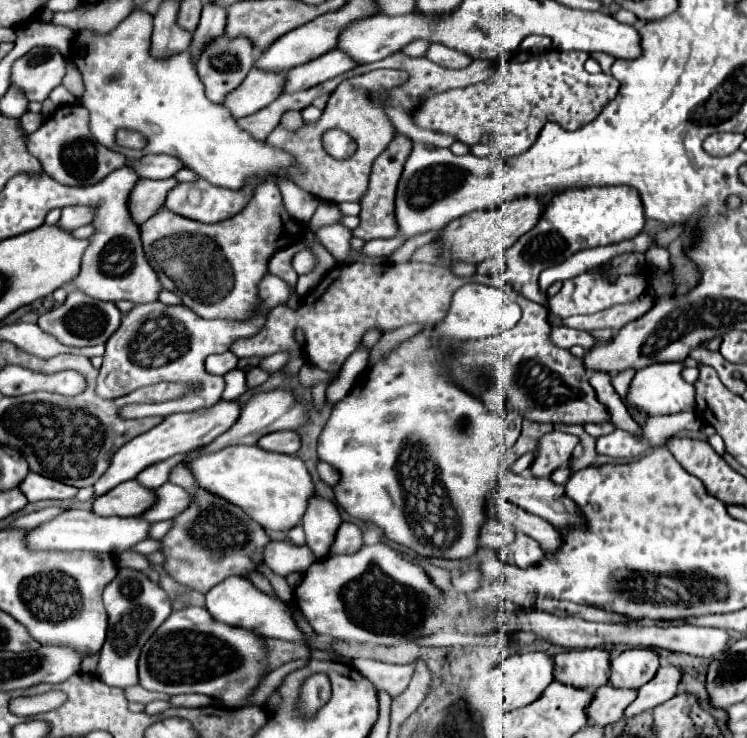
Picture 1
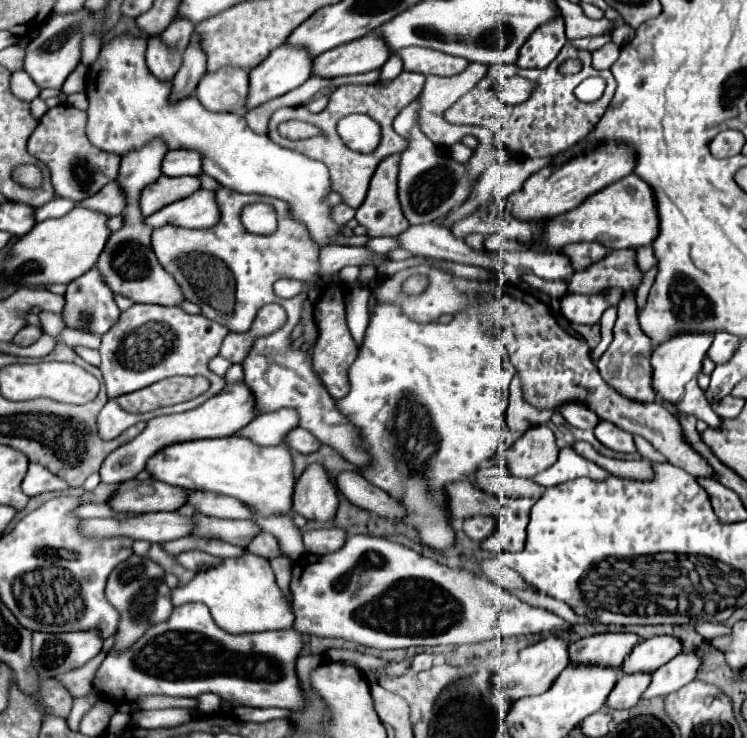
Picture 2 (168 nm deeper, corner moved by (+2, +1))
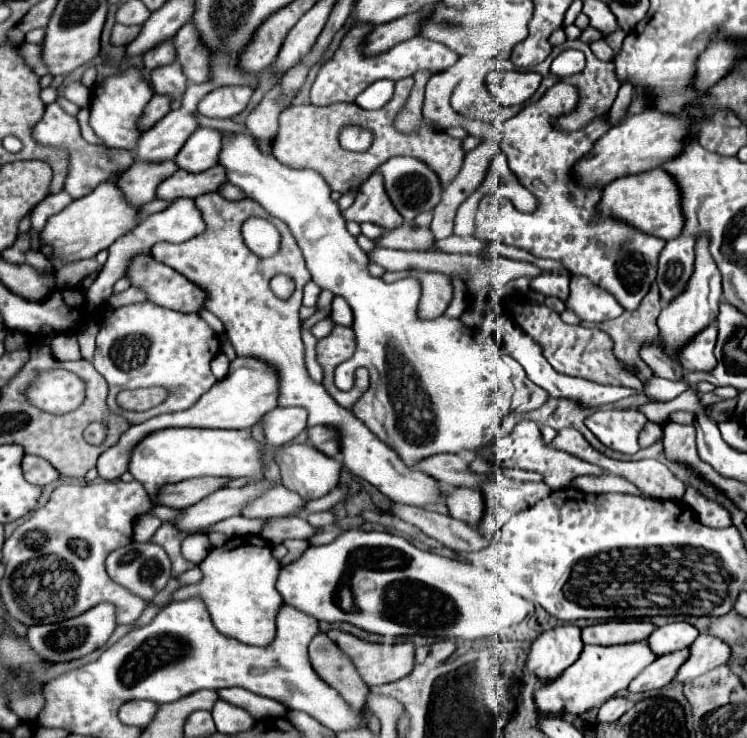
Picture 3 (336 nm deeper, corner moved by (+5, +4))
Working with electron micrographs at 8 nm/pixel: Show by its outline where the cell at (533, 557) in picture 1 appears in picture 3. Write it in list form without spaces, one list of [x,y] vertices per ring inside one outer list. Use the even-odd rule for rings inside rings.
[[[497,472],[491,480],[487,480],[483,486],[485,496],[485,516],[479,524],[479,530],[483,536],[493,538],[503,524],[517,512],[533,506],[537,500],[547,496],[551,488],[541,482],[517,482],[511,478],[505,478],[501,472]]]

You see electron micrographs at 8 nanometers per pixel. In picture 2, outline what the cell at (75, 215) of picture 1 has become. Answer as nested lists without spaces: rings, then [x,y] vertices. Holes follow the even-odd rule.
[[[110,181],[96,195],[92,195],[90,199],[80,201],[78,205],[80,207],[90,207],[90,209],[106,213],[106,215],[122,215],[124,207],[126,207],[126,195],[124,195],[120,183]]]

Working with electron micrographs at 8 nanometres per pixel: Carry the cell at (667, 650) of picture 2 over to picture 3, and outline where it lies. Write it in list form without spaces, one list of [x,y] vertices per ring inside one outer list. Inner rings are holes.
[[[675,622],[675,624],[655,628],[655,632],[647,638],[647,644],[651,652],[655,652],[655,656],[663,656],[669,652],[689,648],[697,636],[699,632],[691,624]]]

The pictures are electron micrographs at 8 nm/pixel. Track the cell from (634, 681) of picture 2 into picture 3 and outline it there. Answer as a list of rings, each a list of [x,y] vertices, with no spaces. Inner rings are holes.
[[[679,650],[679,652],[671,652],[671,654],[665,654],[665,656],[659,656],[639,676],[635,676],[635,680],[631,680],[631,684],[627,686],[627,692],[631,692],[631,694],[649,692],[649,690],[657,690],[657,688],[669,684],[671,678],[675,676],[677,666],[685,658],[687,658],[687,650]]]

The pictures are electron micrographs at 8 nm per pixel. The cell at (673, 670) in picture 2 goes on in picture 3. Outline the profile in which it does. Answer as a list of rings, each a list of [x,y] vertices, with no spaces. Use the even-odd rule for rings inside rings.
[[[699,636],[689,646],[687,660],[679,666],[679,672],[675,674],[673,682],[689,682],[721,664],[725,664],[729,658],[729,646],[713,636]]]

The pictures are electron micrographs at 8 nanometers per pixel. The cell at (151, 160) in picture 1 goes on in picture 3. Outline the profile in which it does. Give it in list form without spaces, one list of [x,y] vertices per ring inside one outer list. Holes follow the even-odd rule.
[[[197,128],[175,156],[175,162],[181,170],[203,172],[217,164],[219,150],[221,150],[221,132],[211,128]]]

